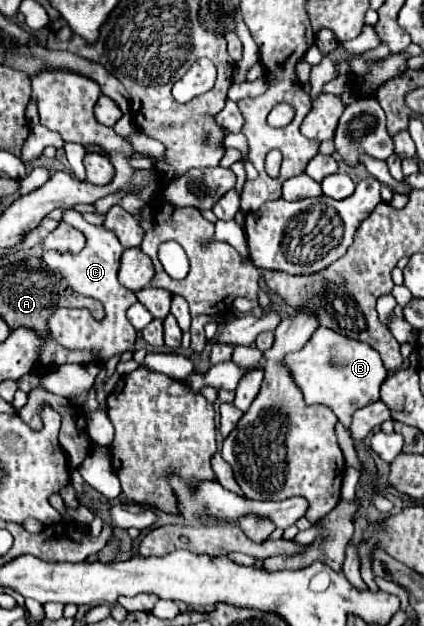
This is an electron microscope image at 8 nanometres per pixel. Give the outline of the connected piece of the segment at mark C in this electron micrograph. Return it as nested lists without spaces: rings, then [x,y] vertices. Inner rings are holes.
[[[72,209],[64,212],[62,220],[81,231],[87,237],[87,245],[79,253],[45,251],[43,259],[51,269],[59,271],[77,293],[99,299],[105,307],[105,319],[95,321],[91,317],[91,313],[85,309],[57,309],[49,319],[49,331],[51,331],[51,337],[59,345],[63,345],[67,349],[91,349],[97,353],[97,357],[99,357],[97,361],[105,363],[115,353],[125,353],[125,351],[133,349],[135,335],[137,335],[137,331],[133,329],[133,325],[125,317],[127,307],[137,303],[137,297],[133,291],[125,289],[117,281],[117,269],[119,269],[119,259],[123,255],[123,245],[119,243],[115,233],[111,233],[105,227],[97,227],[97,225],[87,223],[81,214]],[[75,219],[77,219],[77,223],[75,223]]]

